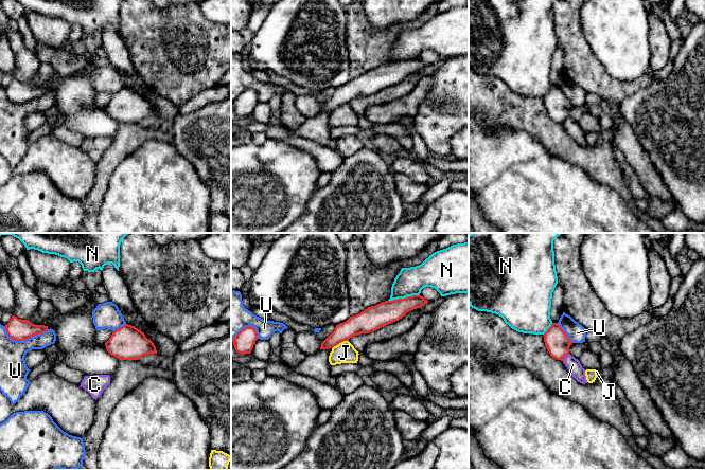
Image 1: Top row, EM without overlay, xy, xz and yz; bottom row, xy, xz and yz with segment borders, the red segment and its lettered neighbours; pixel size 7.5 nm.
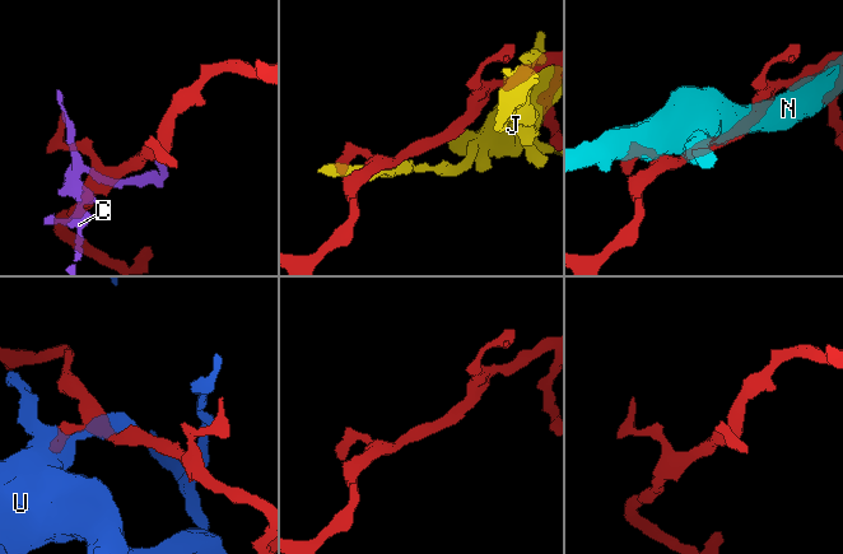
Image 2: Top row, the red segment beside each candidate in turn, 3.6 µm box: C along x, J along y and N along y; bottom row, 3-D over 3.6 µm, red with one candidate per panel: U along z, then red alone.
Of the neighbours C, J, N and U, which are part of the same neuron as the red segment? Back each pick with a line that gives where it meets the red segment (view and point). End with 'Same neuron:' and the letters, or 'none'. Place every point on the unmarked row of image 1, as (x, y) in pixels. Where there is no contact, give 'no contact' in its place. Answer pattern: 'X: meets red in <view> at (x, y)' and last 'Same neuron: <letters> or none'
Same neuron: none

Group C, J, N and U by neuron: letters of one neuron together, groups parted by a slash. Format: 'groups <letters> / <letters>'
groups C / J / N / U

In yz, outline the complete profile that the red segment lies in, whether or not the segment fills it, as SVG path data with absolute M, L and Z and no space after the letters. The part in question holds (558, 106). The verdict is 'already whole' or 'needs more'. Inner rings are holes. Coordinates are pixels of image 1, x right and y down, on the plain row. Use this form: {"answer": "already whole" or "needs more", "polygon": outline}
{"answer": "already whole", "polygon": "M552 86L543 98L545 109L552 121L563 124L569 118L572 105L559 87Z"}

